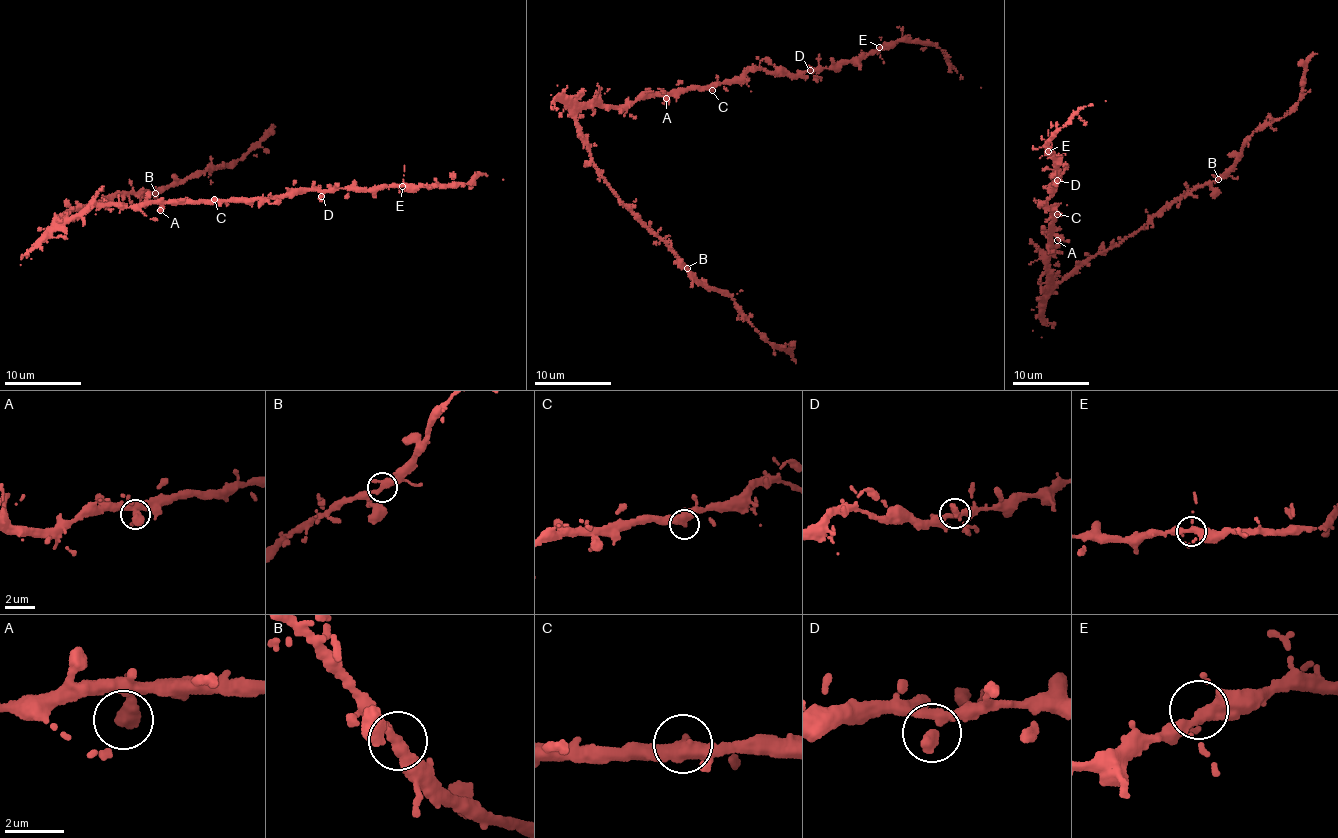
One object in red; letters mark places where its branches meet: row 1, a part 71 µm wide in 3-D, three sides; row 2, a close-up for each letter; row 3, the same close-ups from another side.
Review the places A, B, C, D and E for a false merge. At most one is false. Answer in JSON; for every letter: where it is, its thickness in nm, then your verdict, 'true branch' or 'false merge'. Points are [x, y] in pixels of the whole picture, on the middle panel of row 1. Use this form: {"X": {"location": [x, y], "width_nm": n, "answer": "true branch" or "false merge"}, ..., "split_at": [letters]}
{"A": {"location": [666, 98], "width_nm": 360, "answer": "true branch"}, "B": {"location": [687, 268], "width_nm": 380, "answer": "true branch"}, "C": {"location": [712, 90], "width_nm": 440, "answer": "true branch"}, "D": {"location": [810, 70], "width_nm": 360, "answer": "true branch"}, "E": {"location": [879, 47], "width_nm": 380, "answer": "true branch"}, "split_at": []}

